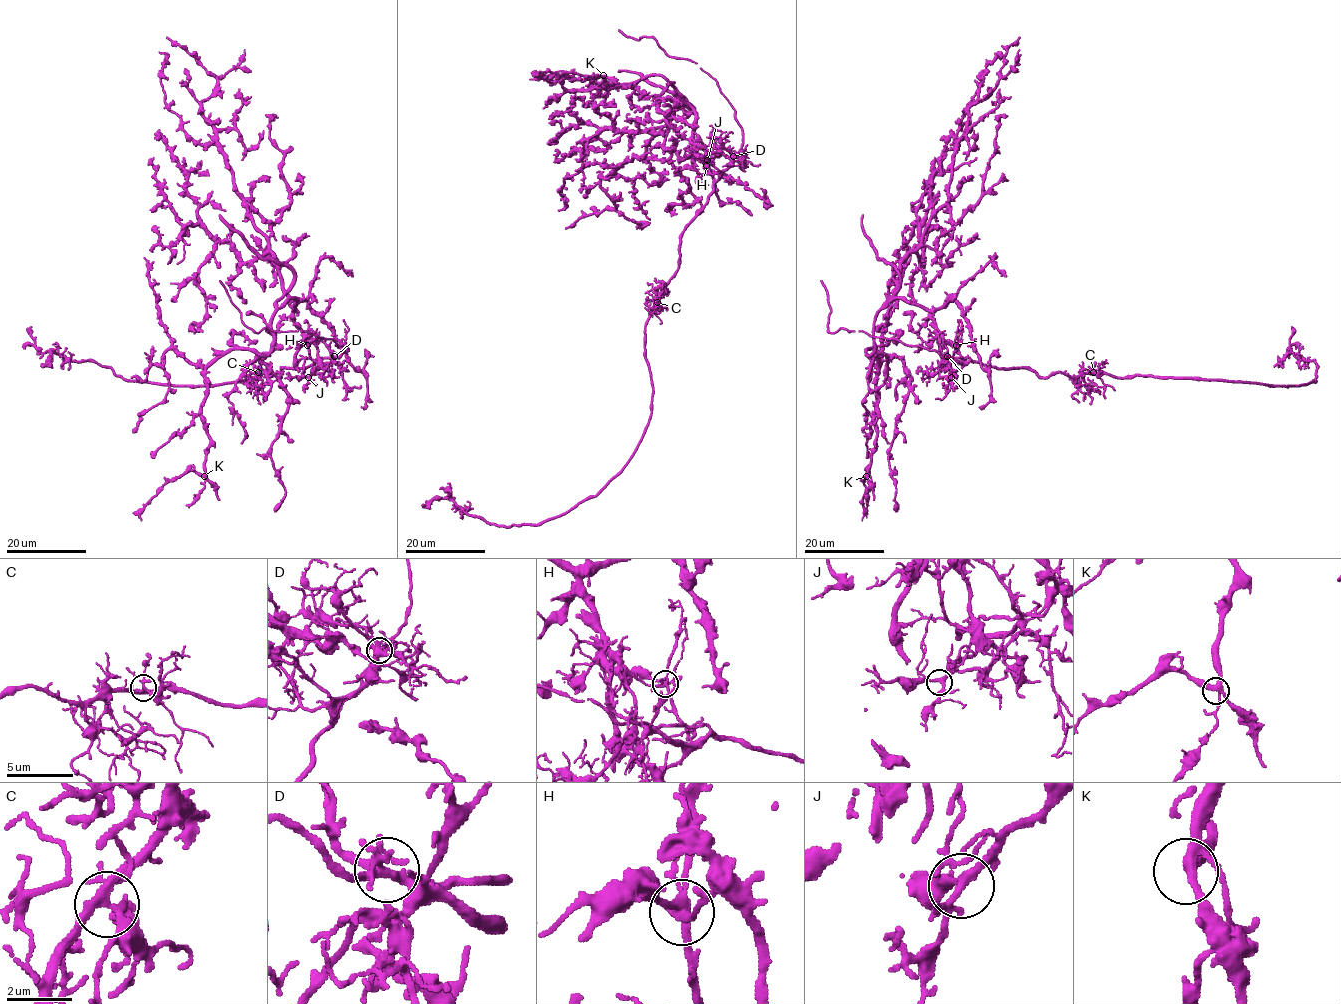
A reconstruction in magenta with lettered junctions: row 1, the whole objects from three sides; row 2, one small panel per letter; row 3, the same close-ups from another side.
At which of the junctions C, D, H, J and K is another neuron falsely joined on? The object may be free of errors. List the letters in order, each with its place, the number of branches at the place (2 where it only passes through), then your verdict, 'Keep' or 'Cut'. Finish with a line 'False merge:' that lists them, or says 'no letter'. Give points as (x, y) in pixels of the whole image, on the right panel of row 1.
C: Place: (1093, 372). Branches: 6. Keep
D: Place: (947, 356). Branches: 7. Keep
H: Place: (956, 345). Branches: 5. Cut
J: Place: (951, 377). Branches: 5. Keep
K: Place: (866, 476). Branches: 4. Keep
False merge: H

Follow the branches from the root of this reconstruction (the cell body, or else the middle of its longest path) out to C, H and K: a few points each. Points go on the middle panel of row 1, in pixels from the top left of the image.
C: (703, 206), (681, 235), (678, 269), (657, 302)
H: (703, 206), (718, 178), (718, 174), (712, 174), (706, 165)
K: (703, 206), (718, 174), (707, 167), (710, 153), (693, 142), (689, 102), (663, 76), (606, 87), (603, 75)

